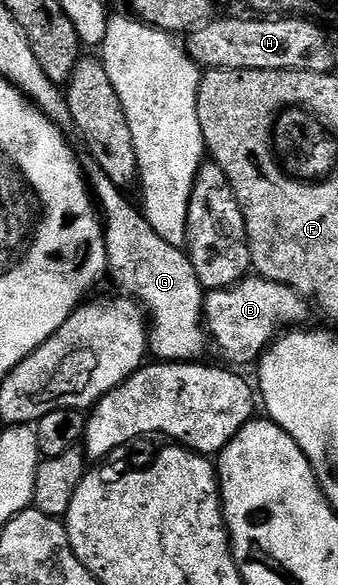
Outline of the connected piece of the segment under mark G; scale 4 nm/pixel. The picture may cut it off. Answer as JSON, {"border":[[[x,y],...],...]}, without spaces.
{"border":[[[96,169],[90,170],[87,175],[91,184],[92,194],[95,196],[96,206],[103,216],[105,229],[105,248],[109,265],[107,268],[108,278],[113,278],[113,283],[118,287],[120,294],[132,297],[145,308],[147,312],[147,326],[149,328],[148,350],[153,351],[158,360],[171,363],[187,363],[202,358],[201,354],[207,347],[207,332],[203,322],[203,308],[205,305],[206,290],[202,287],[195,269],[191,265],[188,254],[182,248],[171,245],[151,229],[144,214],[136,206],[129,204],[126,192],[117,184],[111,182],[106,175]]]}

